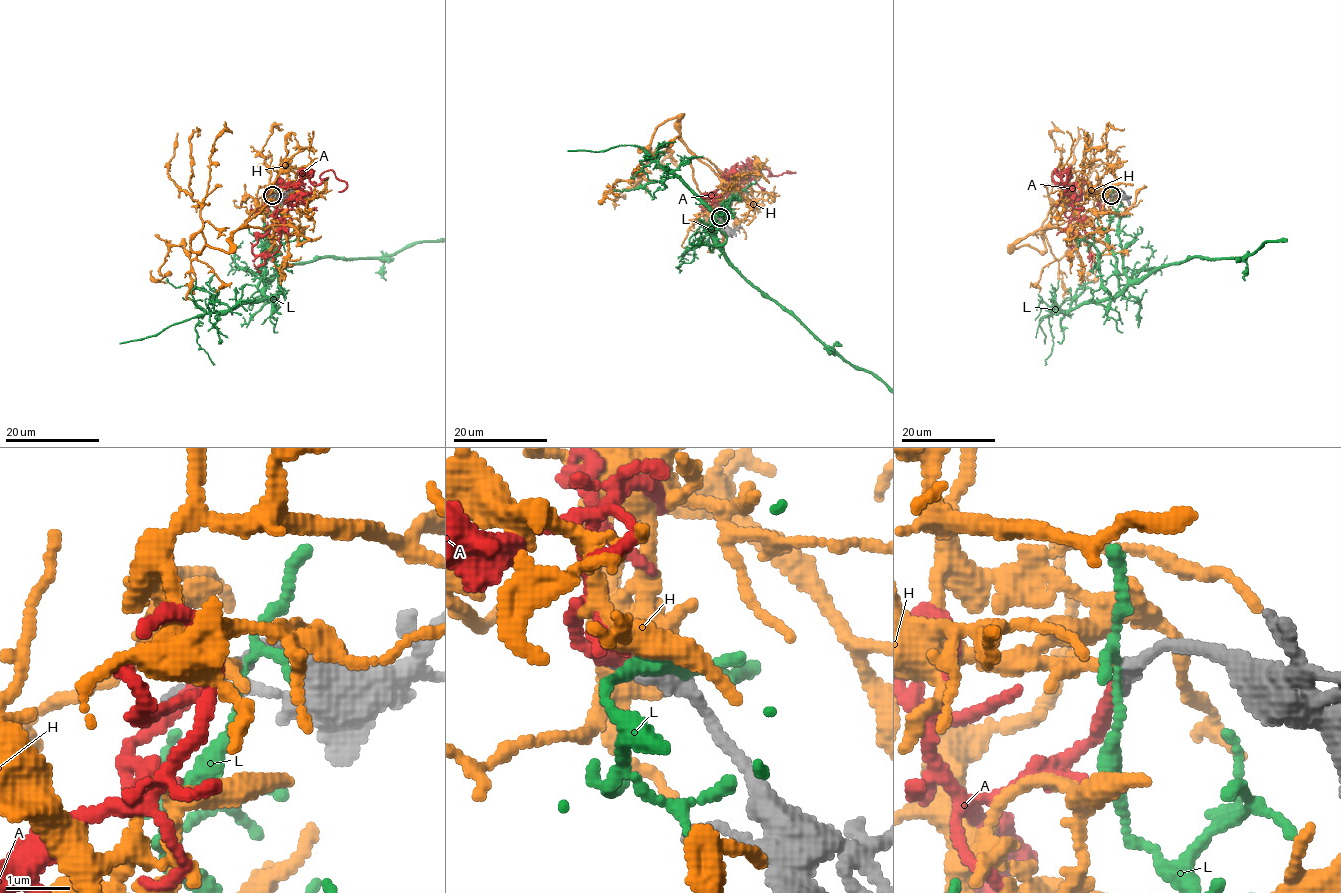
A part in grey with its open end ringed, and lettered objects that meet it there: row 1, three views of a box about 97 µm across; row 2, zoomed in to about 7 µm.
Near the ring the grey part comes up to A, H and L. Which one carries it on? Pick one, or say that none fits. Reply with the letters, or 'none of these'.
H

